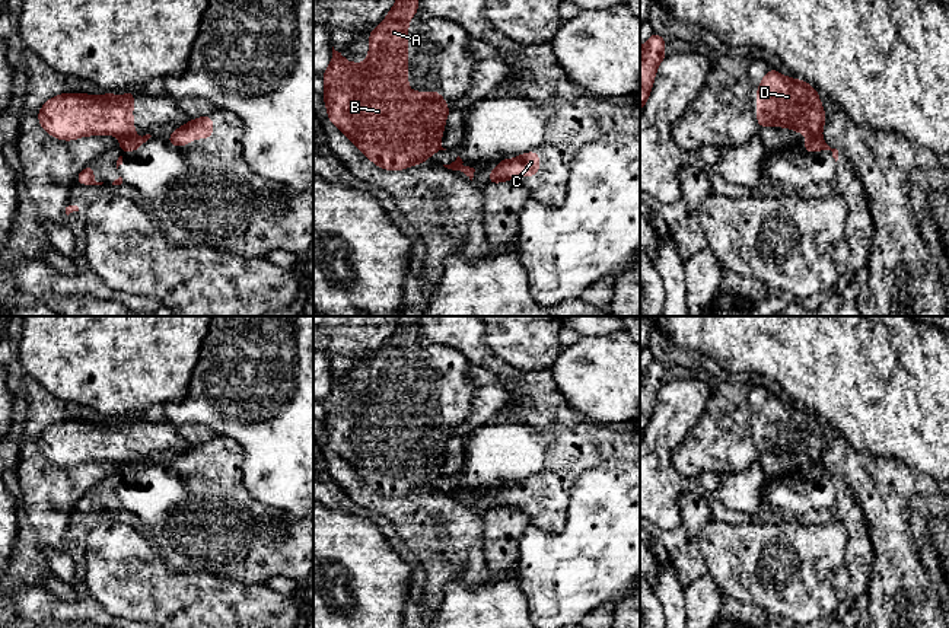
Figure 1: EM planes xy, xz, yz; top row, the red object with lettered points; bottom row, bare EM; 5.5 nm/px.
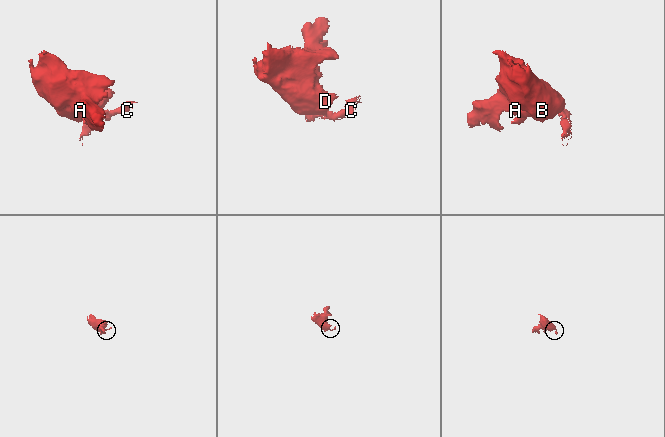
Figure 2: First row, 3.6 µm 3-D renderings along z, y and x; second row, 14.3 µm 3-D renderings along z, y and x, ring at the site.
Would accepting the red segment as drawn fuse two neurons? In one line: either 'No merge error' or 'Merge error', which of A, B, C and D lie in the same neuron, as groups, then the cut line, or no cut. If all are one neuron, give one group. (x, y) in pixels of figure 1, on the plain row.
Merge error. Groups: A B D / C. Split along xy (133, 462), (121, 464)

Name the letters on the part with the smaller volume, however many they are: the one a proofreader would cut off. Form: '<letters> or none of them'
C

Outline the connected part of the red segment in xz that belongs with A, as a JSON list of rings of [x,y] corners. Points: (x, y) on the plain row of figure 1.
[[[401,316],[394,334],[386,345],[369,360],[369,380],[364,390],[347,389],[344,382],[334,376],[332,386],[322,401],[329,447],[344,459],[375,491],[388,497],[407,495],[411,491],[423,491],[433,479],[446,476],[440,472],[446,443],[450,434],[445,430],[439,418],[410,418],[408,417],[408,348],[418,337],[420,316]]]

